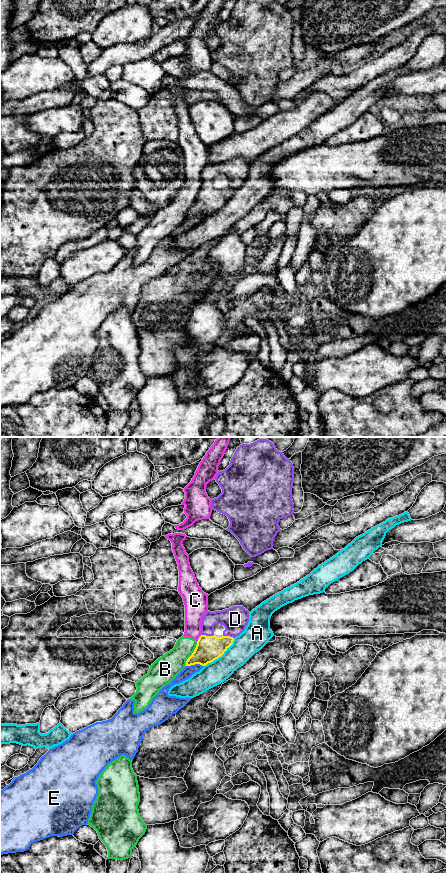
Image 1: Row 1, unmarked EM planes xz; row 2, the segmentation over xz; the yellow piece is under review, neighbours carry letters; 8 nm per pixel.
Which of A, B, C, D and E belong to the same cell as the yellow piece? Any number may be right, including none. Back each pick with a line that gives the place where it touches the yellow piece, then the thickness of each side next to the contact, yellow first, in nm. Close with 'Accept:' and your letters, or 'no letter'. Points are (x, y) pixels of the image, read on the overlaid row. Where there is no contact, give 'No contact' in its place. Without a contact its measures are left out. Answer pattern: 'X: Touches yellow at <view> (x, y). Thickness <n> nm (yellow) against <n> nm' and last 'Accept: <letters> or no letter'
D: Touches yellow at xz (207, 636). Thickness 200 nm (yellow) against 190 nm
Accept: D

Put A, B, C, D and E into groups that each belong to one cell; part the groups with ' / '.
A / B C / D / E

